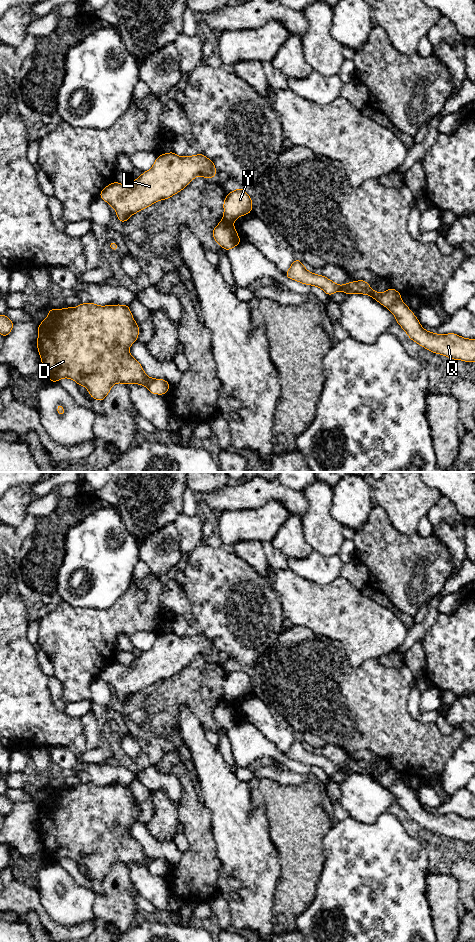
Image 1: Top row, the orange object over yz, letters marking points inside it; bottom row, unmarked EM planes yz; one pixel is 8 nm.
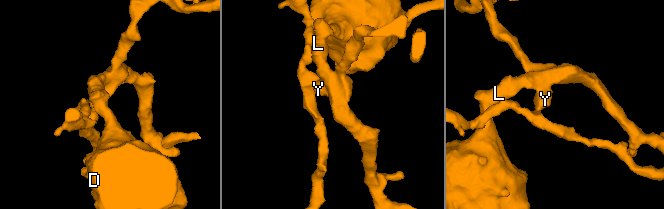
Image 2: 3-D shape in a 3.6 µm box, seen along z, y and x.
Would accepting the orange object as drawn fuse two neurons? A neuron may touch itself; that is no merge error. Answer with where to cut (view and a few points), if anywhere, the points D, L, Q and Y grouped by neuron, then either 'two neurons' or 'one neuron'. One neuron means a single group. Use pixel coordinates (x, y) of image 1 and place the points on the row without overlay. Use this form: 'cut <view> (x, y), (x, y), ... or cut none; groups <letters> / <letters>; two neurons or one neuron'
cut yz (222, 700), (232, 704); groups D L Q / Y; two neurons

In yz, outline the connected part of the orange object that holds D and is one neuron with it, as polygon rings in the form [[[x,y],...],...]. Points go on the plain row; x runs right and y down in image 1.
[[[88,782],[75,788],[49,788],[48,796],[38,805],[38,833],[50,862],[73,859],[79,866],[85,866],[92,878],[101,882],[114,863],[139,864],[152,874],[164,875],[169,870],[169,862],[148,857],[141,844],[129,833],[139,811],[129,785],[98,786]]]

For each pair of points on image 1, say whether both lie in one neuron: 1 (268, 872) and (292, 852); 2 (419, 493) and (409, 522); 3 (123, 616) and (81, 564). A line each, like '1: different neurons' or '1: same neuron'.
1: different neurons
2: same neuron
3: different neurons

